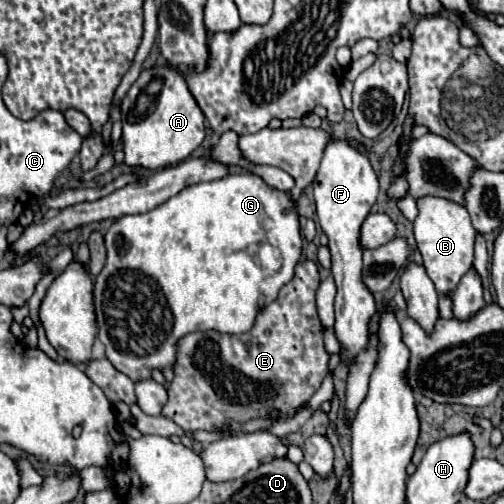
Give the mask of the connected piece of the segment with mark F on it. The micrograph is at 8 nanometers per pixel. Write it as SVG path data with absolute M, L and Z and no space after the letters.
M338 139L330 141L318 175L312 183L316 207L318 207L318 223L322 231L330 239L332 251L332 275L336 279L338 295L336 295L336 337L342 343L342 357L352 363L354 357L368 345L368 321L376 311L376 303L368 287L360 279L362 271L362 247L360 247L360 225L370 213L372 205L378 197L378 177L370 165L370 159L362 155L348 141Z

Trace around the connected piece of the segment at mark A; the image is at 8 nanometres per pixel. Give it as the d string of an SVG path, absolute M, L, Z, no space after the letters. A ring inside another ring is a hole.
M158 59L152 67L144 69L138 81L128 89L122 99L122 123L124 123L124 163L130 167L168 167L184 161L204 141L204 113L196 99L188 91L186 75L174 69L172 63ZM160 79L162 87L156 95L148 93L148 85Z

